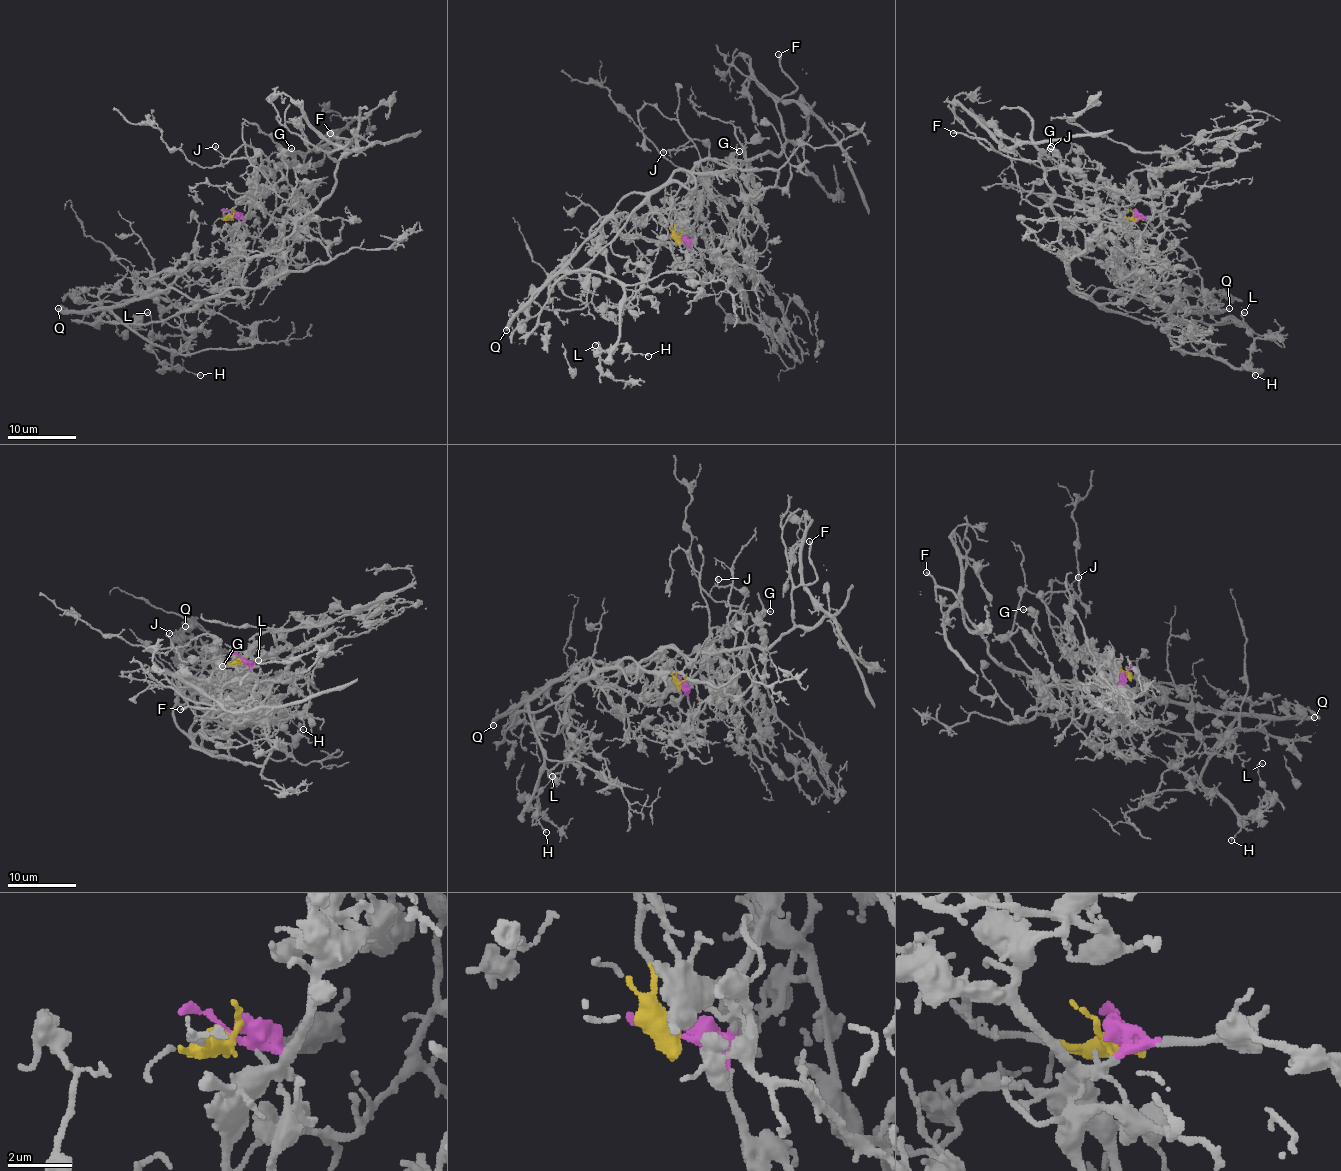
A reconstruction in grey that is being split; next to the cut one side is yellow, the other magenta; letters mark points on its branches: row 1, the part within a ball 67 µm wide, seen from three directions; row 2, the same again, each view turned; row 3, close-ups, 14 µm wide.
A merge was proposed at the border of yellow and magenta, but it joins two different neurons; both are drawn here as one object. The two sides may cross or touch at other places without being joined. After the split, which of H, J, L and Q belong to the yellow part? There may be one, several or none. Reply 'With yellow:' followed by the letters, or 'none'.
With yellow: J

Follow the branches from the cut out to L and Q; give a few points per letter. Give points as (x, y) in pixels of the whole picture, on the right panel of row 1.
L: (1137, 214), (1137, 278), (1117, 293), (1163, 303), (1177, 346), (1238, 368), (1253, 348), (1245, 312)
Q: (1137, 214), (1130, 228), (1141, 255), (1137, 278), (1117, 293), (1187, 310), (1230, 308)

